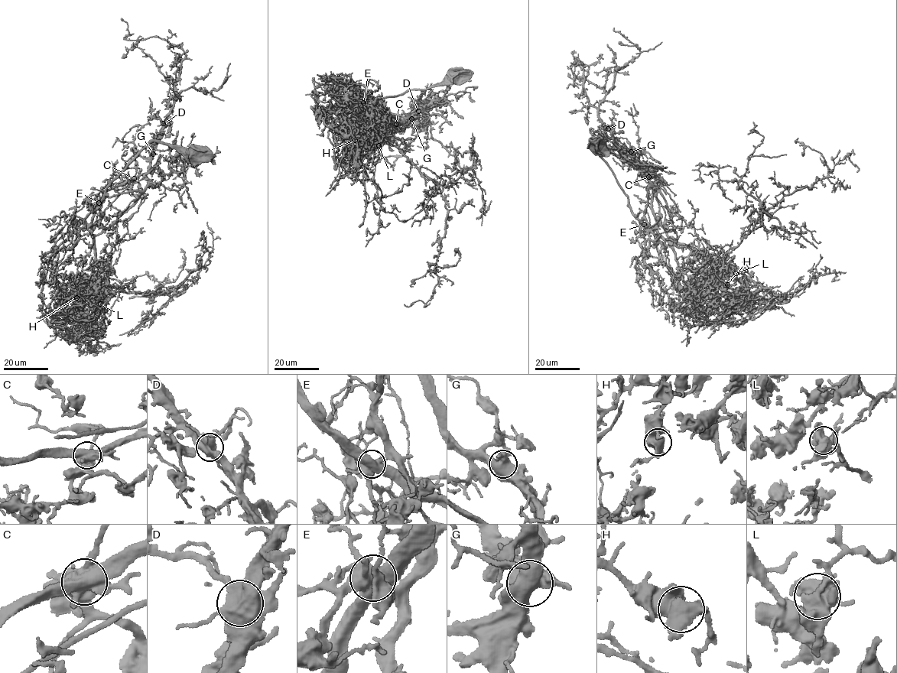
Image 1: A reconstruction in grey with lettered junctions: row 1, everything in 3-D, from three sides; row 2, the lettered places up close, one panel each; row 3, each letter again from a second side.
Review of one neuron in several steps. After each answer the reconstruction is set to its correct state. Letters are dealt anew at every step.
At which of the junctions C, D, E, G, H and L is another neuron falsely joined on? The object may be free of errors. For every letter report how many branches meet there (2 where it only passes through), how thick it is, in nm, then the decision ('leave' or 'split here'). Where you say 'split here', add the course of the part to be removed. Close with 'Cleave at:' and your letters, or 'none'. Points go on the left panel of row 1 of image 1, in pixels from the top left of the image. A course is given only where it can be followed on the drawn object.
C: 6 | 650 nm | split here | (134, 178), (103, 195), (48, 261), (38, 296), (41, 310), (60, 336), (73, 339)
D: 4 | 600 nm | leave
E: 6 | 600 nm | leave
G: 4 | 650 nm | leave
H: 6 | 600 nm | leave
L: 6 | 650 nm | leave
Cleave at: C

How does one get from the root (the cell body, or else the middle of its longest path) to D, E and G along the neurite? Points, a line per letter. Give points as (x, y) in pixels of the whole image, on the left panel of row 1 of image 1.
D: (196, 152), (147, 143), (99, 203), (141, 191), (147, 183), (144, 173), (163, 123)
E: (196, 152), (173, 147), (164, 143), (147, 143), (112, 180), (98, 203)
G: (196, 152), (147, 143), (99, 203), (142, 190), (153, 154)

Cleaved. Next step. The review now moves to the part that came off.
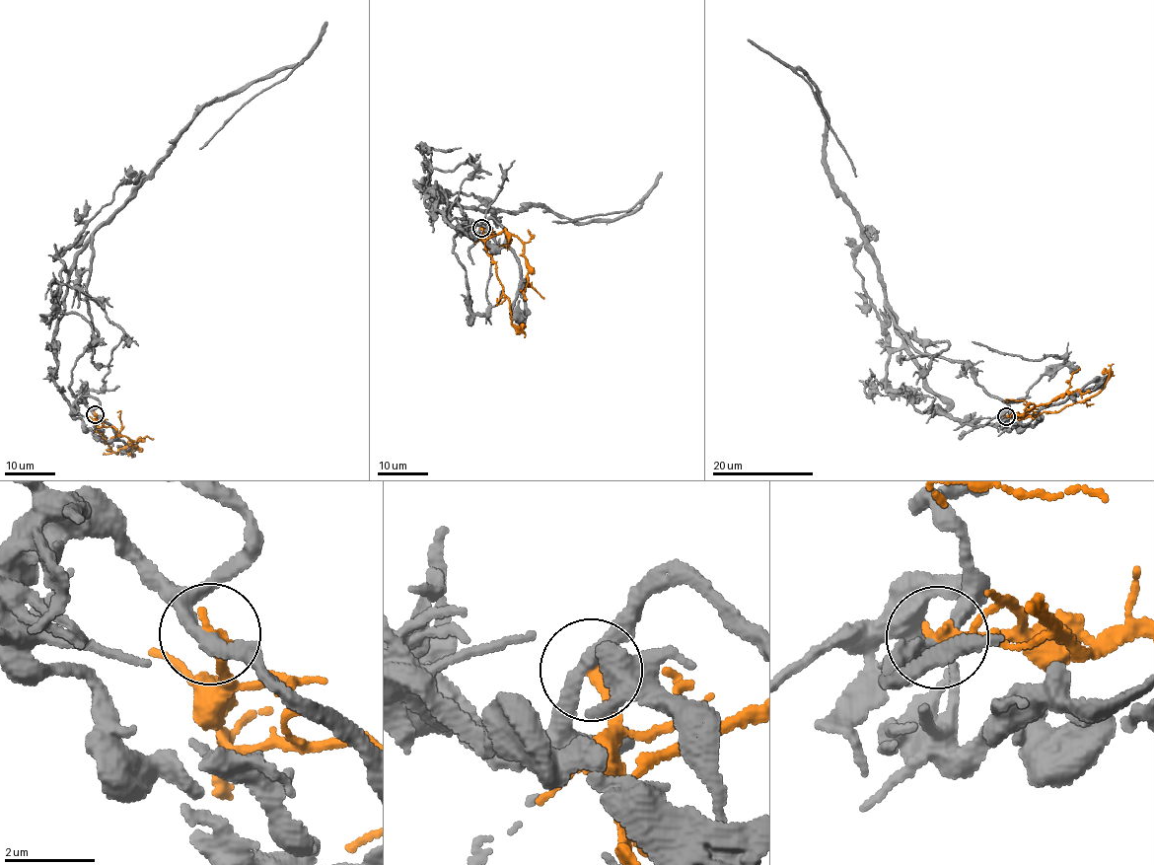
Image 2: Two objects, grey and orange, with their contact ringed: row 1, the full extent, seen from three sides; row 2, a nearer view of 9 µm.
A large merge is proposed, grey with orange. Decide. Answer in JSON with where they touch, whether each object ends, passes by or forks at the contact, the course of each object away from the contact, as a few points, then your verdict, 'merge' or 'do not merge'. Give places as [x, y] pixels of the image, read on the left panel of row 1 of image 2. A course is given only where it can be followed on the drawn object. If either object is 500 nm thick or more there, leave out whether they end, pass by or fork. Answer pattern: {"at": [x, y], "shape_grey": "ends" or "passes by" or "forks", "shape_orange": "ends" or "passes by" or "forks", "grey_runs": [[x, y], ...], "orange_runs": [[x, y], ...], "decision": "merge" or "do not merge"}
{"at": [95, 414], "shape_grey": "forks", "shape_orange": "ends", "grey_runs": [[95, 414], [59, 388], [47, 346], [73, 261], [196, 113], [299, 64], [199, 148]], "orange_runs": [[95, 414], [96, 429], [106, 440], [105, 445], [108, 444], [116, 455], [131, 441]], "decision": "do not merge"}

